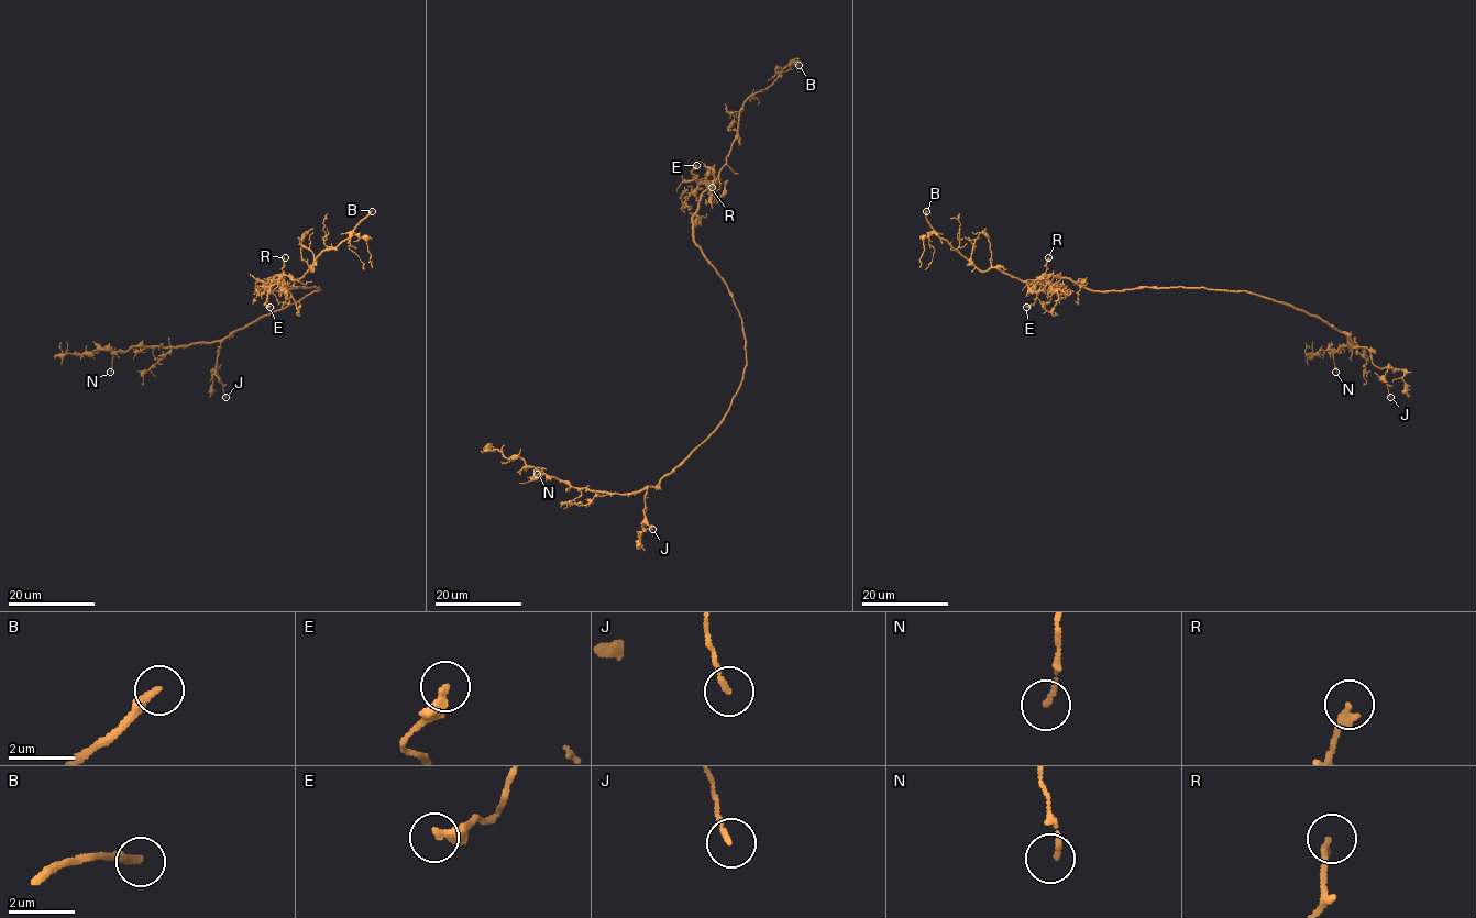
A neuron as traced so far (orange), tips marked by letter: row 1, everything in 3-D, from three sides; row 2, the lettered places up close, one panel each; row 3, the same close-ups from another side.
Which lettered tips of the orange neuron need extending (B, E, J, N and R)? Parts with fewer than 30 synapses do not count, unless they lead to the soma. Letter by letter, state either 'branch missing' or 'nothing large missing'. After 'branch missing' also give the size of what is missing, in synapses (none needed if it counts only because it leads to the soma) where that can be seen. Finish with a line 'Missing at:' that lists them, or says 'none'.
B: branch missing
E: nothing large missing
J: nothing large missing
N: nothing large missing
R: nothing large missing
Missing at: B

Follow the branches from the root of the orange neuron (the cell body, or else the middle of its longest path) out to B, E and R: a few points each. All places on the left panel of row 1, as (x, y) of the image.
B: (319, 287), (266, 290), (278, 275), (299, 280), (323, 251), (347, 240), (372, 211)
E: (319, 287), (266, 290), (273, 277), (281, 275), (264, 303), (270, 307)
R: (319, 287), (266, 290), (270, 280), (283, 273), (285, 257)

